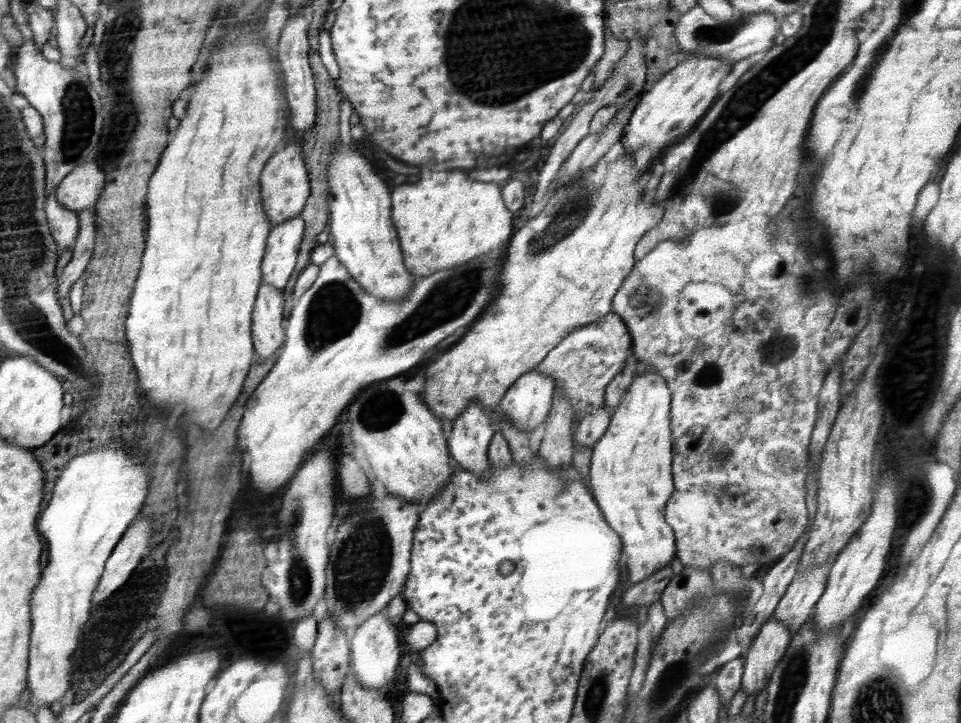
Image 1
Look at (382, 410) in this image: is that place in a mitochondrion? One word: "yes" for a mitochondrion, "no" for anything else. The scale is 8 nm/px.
yes

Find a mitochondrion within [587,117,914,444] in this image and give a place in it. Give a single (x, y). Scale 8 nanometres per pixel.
(724, 201)

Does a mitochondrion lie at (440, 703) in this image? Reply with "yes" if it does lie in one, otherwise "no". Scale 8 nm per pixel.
no

